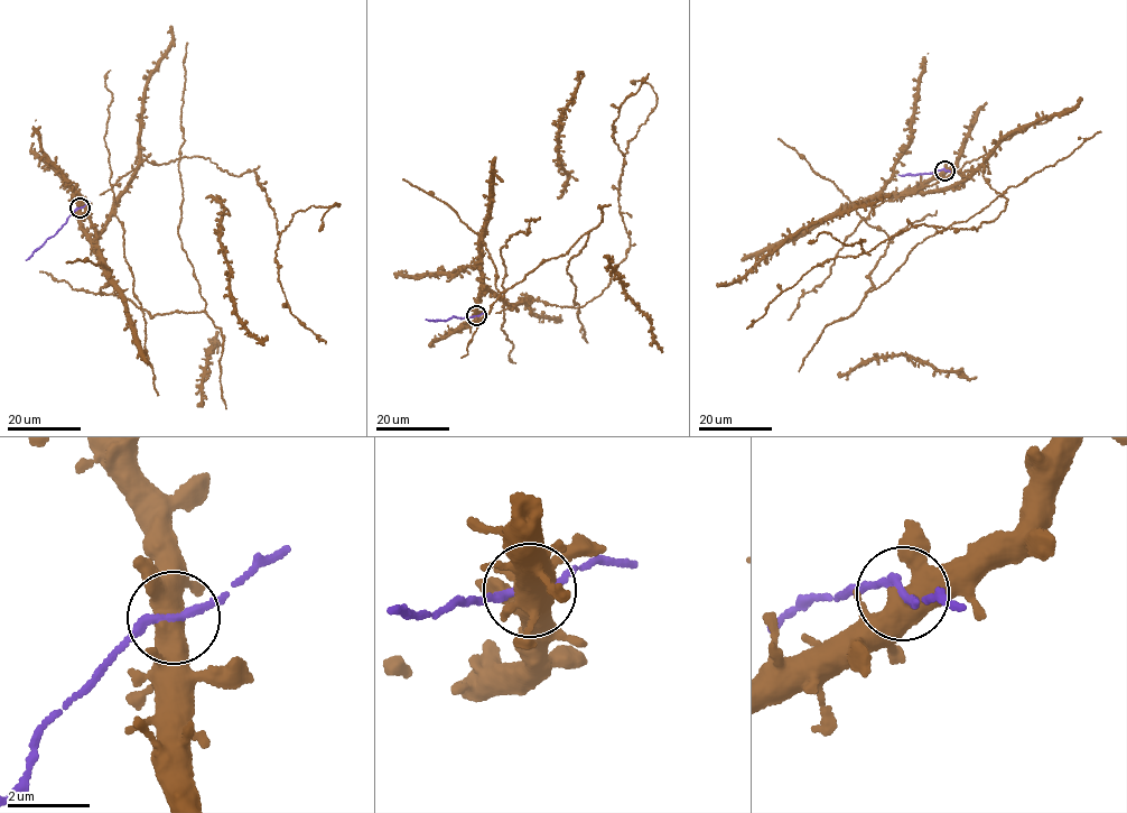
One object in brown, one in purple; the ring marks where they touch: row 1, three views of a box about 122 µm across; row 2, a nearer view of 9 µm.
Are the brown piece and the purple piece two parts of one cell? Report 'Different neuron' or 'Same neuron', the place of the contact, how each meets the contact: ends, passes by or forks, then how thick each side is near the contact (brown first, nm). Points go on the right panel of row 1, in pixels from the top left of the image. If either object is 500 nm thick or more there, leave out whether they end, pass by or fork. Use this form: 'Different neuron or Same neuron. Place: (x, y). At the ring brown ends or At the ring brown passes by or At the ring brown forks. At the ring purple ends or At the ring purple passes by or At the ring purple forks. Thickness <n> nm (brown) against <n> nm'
Same neuron. Place: (944, 171). At the ring brown forks. At the ring purple passes by. Thickness 440 nm (brown) against 180 nm

